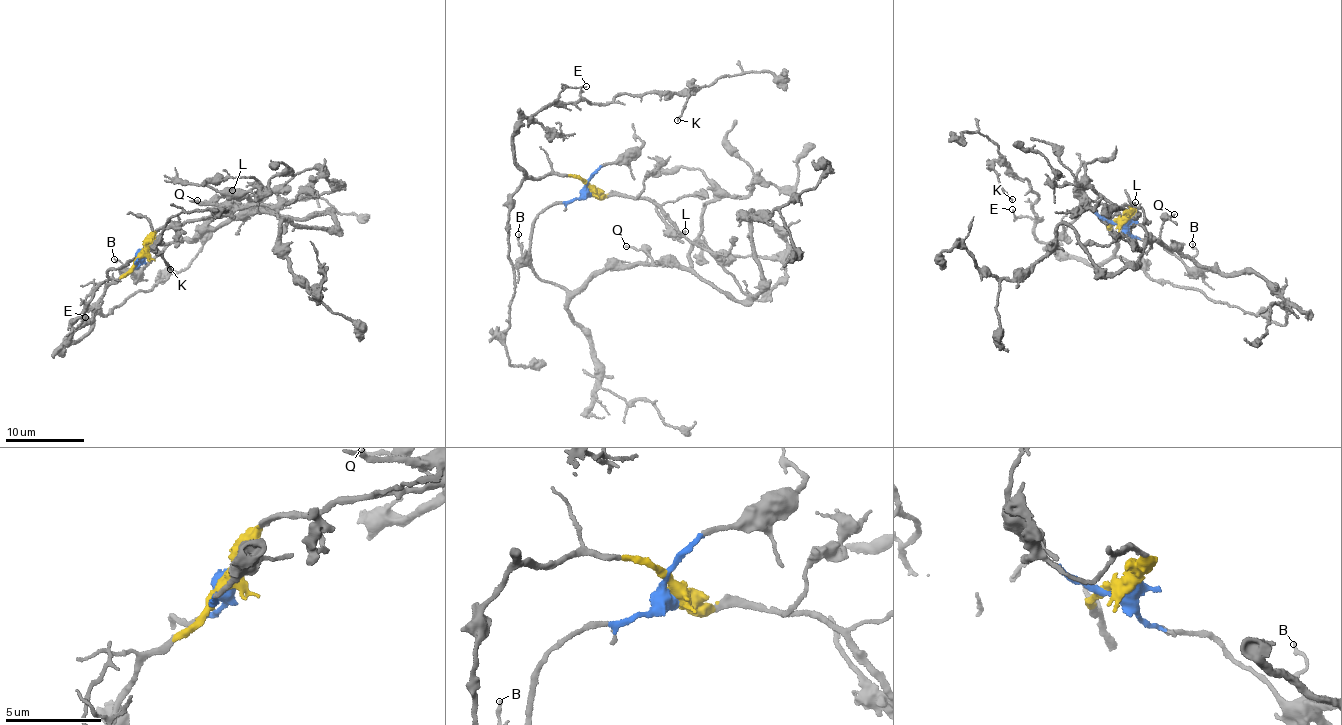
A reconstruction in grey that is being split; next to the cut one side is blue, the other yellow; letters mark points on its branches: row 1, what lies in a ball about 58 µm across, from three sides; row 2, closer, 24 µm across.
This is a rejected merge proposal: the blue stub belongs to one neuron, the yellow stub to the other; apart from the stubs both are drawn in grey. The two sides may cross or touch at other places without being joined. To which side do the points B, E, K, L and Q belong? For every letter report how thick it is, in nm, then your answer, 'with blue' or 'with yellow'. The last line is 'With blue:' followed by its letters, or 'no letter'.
B: 180 nm thick; with blue
E: 100 nm thick; with yellow
K: 180 nm thick; with yellow
L: 170 nm thick; with yellow
Q: 160 nm thick; with blue
With blue: B, Q

